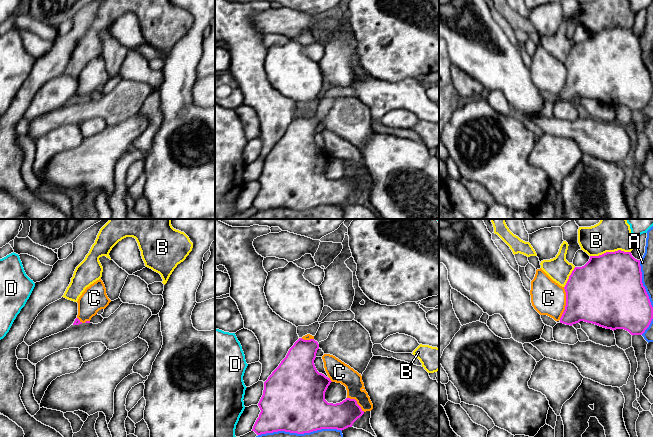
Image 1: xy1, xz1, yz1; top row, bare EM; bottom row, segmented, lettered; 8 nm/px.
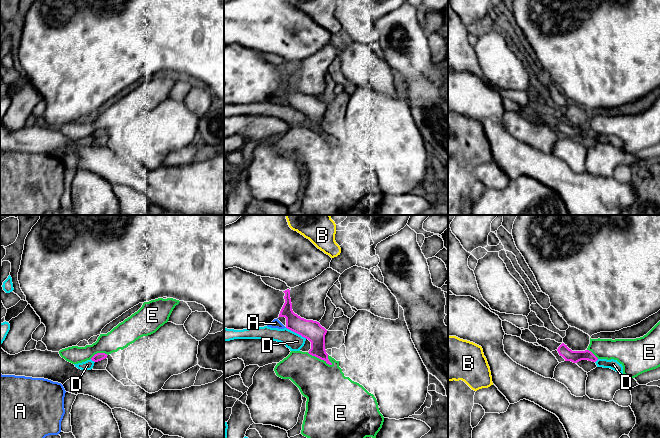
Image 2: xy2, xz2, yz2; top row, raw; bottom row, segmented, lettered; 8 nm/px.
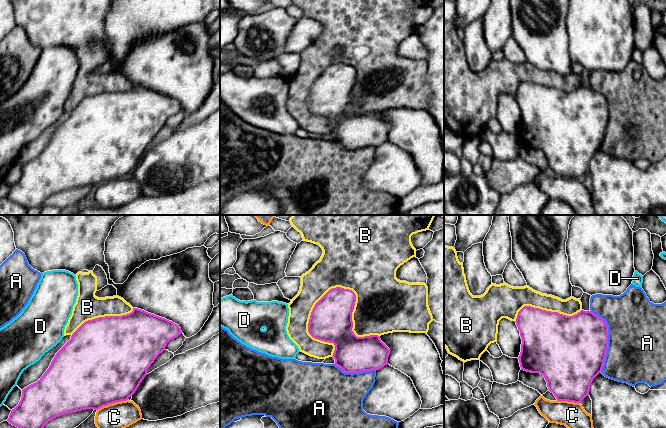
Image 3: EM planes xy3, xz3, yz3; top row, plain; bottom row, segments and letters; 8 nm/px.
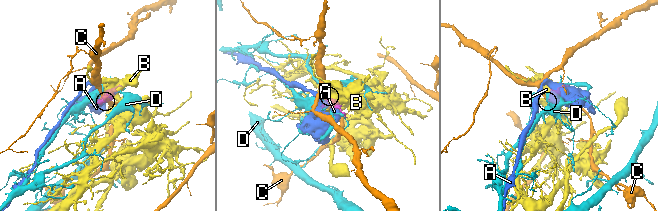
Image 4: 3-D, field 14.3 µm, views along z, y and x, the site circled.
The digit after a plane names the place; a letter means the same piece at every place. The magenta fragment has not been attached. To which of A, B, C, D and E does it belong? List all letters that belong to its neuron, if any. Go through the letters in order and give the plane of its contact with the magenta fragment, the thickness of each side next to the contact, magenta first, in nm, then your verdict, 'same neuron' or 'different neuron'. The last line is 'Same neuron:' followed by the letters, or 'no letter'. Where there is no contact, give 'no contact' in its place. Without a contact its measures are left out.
A: contact in yz3; calibres 480 and 460 nm; different neuron
B: contact in xz3; calibres 320 and 460 nm; different neuron
C: contact in yz1; calibres 480 and 280 nm; different neuron
D: contact in xz2; calibres 160 and 140 nm; different neuron
E: contact in xz2; calibres 160 and 360 nm; different neuron
Same neuron: no letter

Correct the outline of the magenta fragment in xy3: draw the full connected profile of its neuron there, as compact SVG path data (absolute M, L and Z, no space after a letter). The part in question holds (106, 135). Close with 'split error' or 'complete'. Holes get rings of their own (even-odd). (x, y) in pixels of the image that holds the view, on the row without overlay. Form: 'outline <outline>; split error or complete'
outline M138 84L126 91L84 98L56 129L43 152L22 166L21 176L7 197L28 209L42 206L49 197L64 190L98 186L128 176L167 119L181 109L179 101Z; complete

